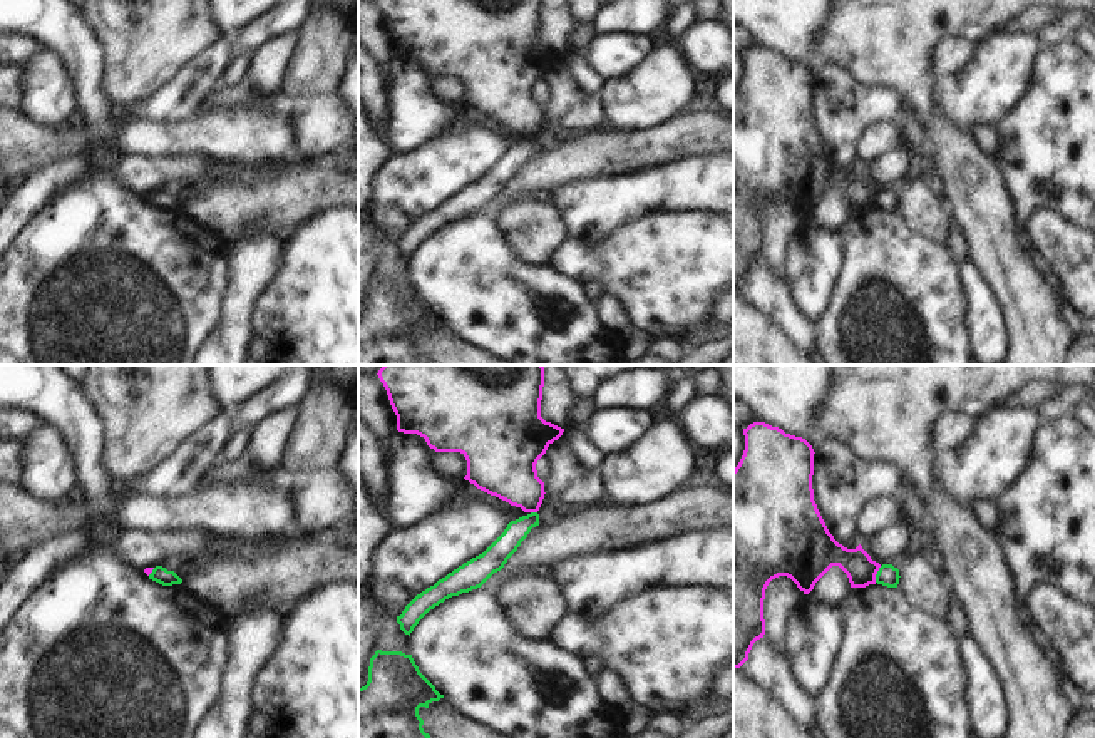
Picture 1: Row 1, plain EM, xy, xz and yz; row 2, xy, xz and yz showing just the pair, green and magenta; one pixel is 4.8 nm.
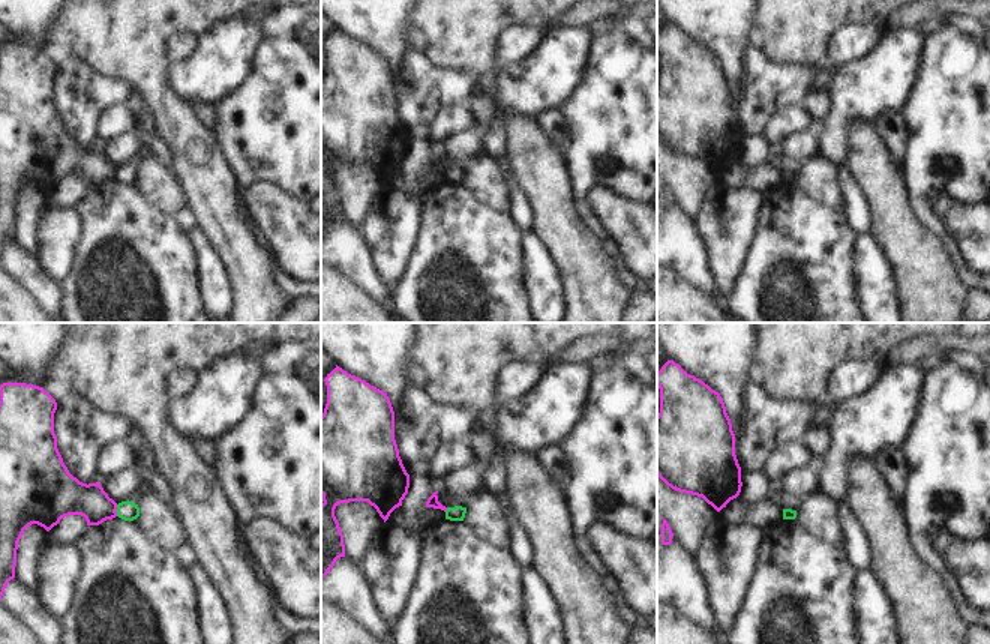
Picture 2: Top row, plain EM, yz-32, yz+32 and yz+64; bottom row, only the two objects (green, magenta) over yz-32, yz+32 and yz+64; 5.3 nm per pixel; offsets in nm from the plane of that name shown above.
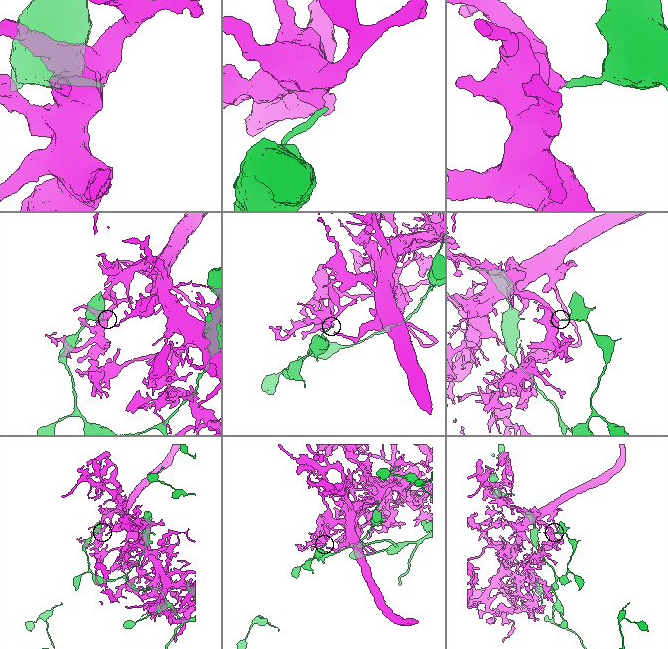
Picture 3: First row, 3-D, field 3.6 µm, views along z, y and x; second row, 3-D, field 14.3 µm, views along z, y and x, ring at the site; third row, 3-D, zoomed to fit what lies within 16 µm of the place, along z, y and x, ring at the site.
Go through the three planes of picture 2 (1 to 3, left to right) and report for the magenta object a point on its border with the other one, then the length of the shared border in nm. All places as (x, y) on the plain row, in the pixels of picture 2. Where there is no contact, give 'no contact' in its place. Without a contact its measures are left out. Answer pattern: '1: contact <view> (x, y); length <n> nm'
1: contact yz-32 (116, 174); length 60 nm
2: contact yz+32 (447, 173); length 30 nm
3: no contact

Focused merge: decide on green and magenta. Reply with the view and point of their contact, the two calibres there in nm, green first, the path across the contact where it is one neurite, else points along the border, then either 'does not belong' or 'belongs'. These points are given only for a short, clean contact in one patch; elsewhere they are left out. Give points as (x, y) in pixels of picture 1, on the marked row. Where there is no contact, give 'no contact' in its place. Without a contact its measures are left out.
meets green in yz at (876, 575); 100 nm thick on the green side, 150 nm on the other; border along yz (881, 566), (874, 581); does not belong

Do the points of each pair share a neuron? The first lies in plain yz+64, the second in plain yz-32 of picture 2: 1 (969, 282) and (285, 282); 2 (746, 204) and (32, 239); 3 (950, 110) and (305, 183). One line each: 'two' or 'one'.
1: one
2: two
3: one

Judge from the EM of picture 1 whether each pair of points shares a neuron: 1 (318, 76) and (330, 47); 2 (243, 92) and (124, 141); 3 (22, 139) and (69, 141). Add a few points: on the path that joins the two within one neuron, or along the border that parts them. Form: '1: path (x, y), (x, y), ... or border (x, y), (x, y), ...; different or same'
1: path (318, 69), (323, 54); same
2: border (205, 106), (251, 109); different
3: path (34, 141), (57, 141); same

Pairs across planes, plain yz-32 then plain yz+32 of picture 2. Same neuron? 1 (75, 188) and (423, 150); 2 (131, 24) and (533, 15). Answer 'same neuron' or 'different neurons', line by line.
1: same neuron
2: same neuron

